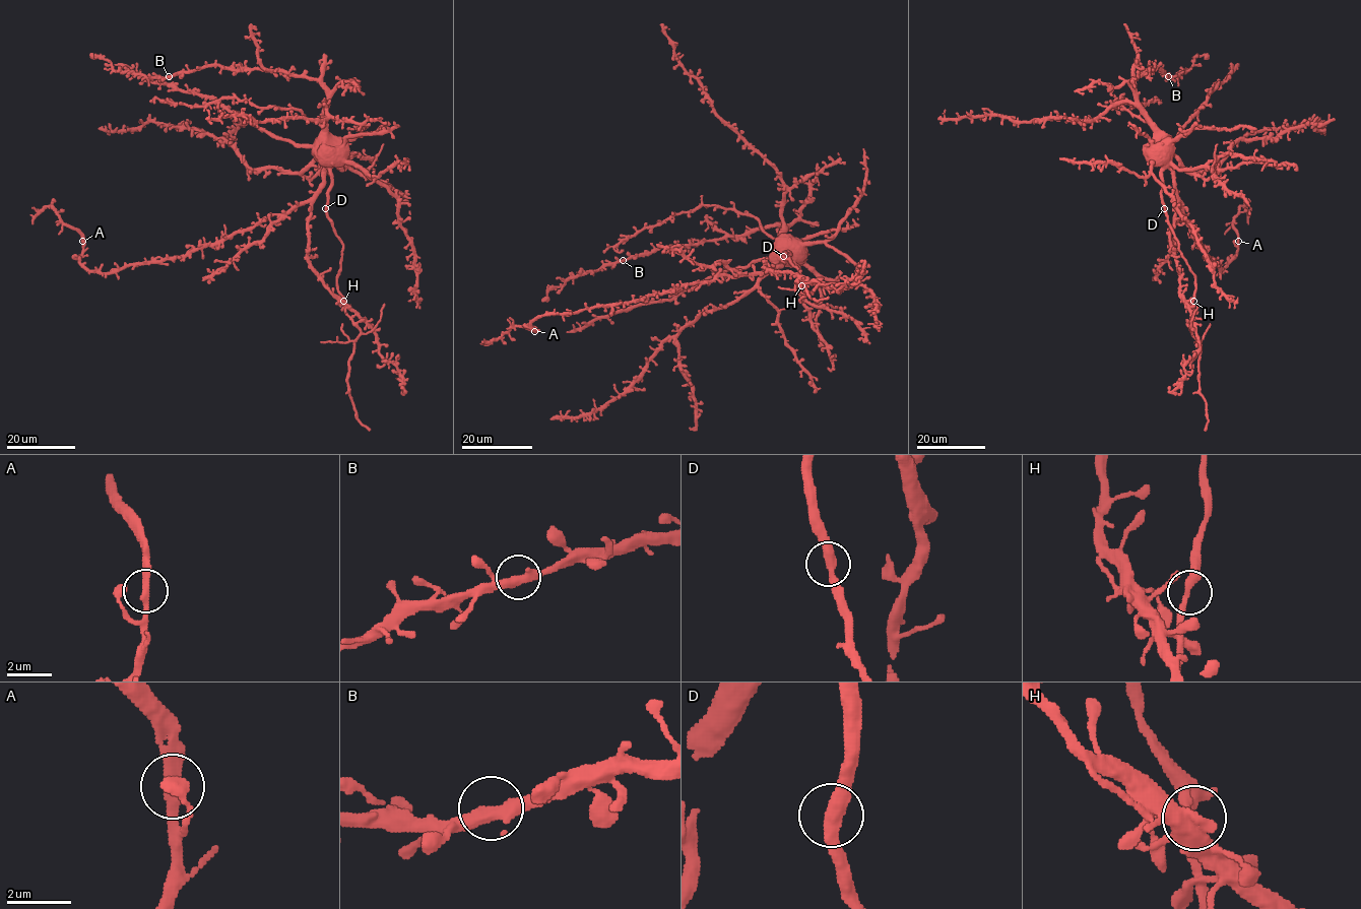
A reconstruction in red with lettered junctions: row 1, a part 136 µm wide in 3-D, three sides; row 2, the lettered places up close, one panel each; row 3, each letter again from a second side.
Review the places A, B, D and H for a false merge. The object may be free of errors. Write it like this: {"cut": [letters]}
{"cut": []}

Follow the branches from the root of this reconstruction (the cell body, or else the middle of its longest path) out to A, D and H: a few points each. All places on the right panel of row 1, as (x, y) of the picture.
A: (1175, 187), (1191, 235), (1221, 272), (1236, 253), (1238, 242)
D: (1175, 187), (1173, 173), (1166, 167), (1161, 172), (1164, 208)
H: (1175, 187), (1177, 210), (1170, 247), (1179, 275), (1179, 291), (1186, 301), (1193, 301)

